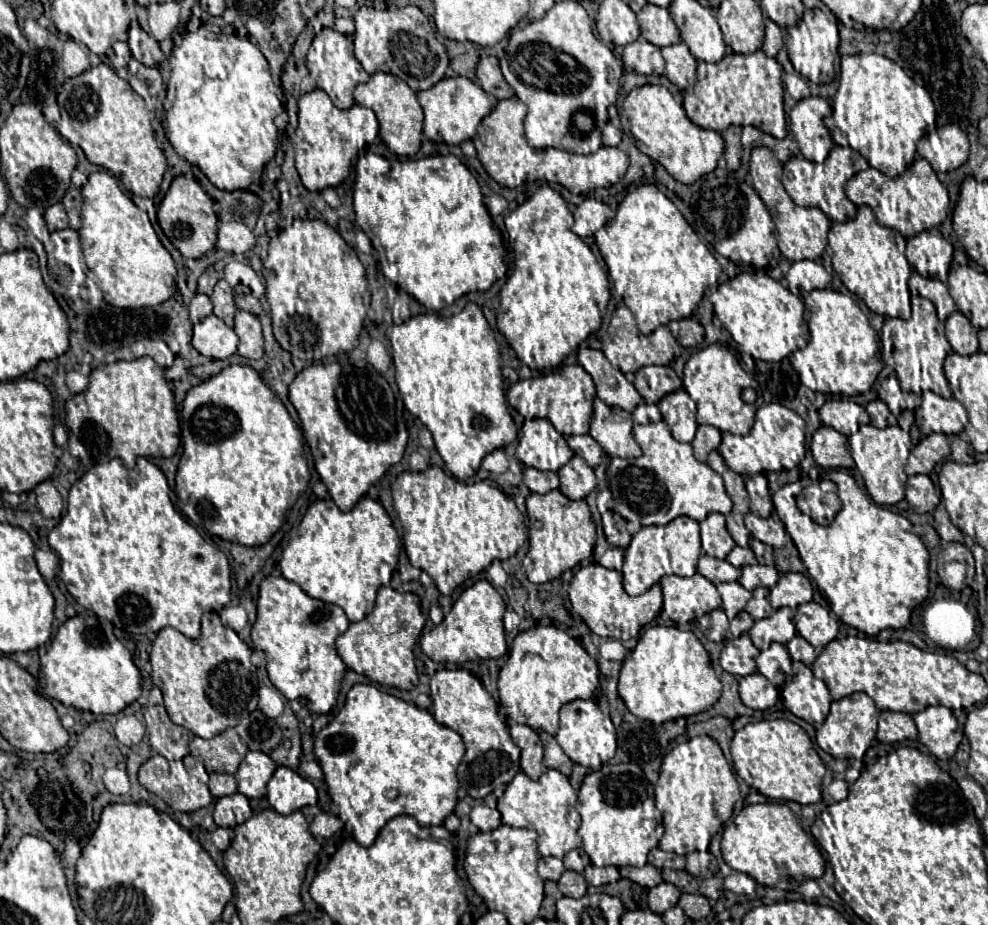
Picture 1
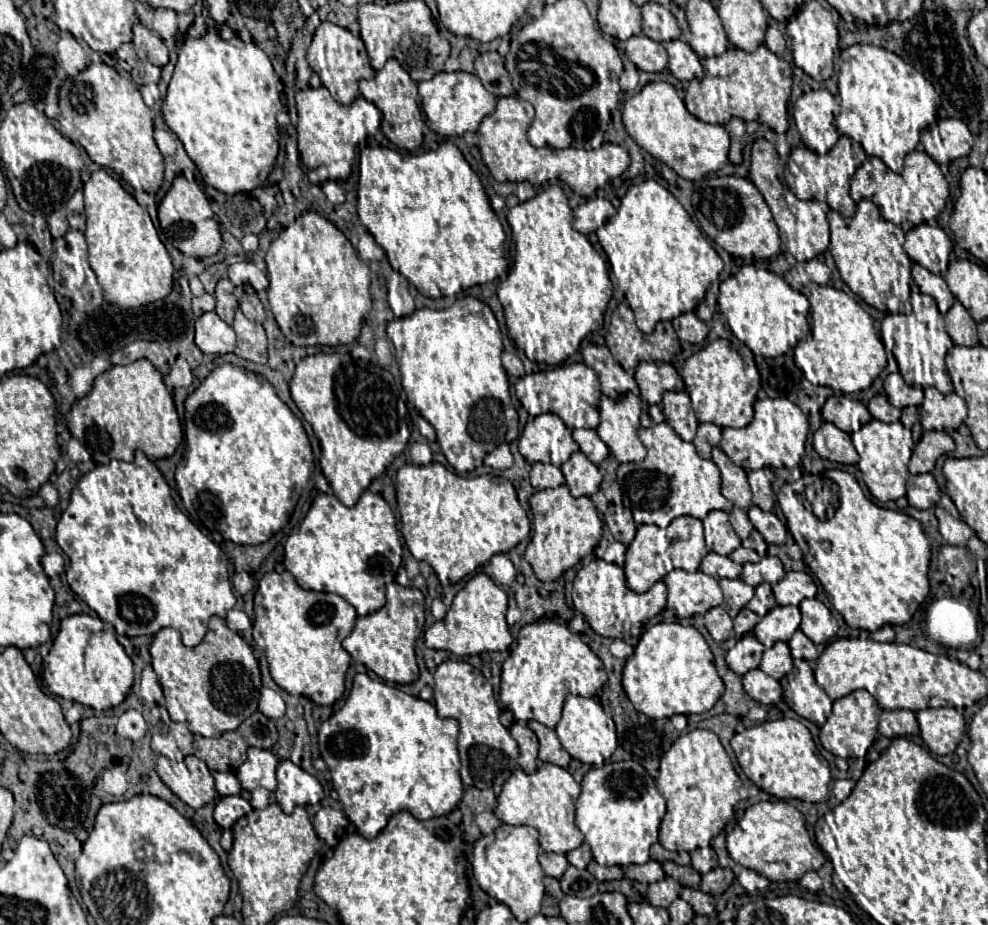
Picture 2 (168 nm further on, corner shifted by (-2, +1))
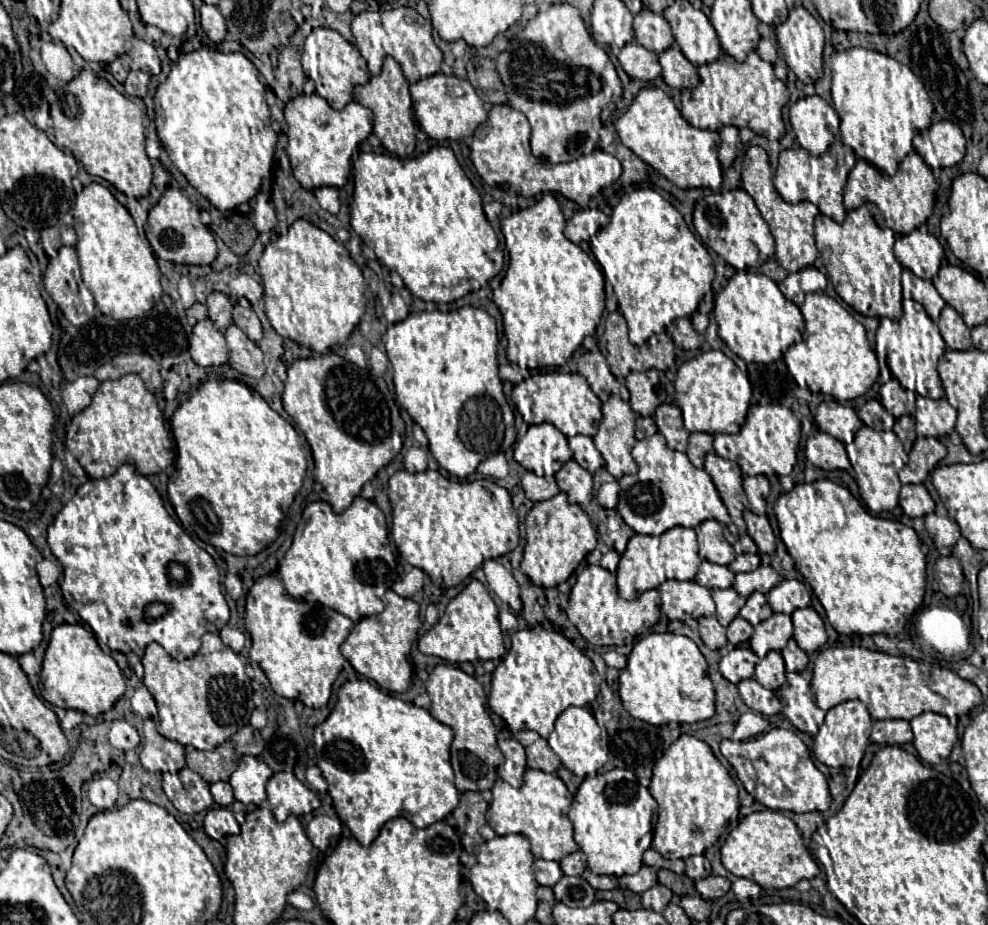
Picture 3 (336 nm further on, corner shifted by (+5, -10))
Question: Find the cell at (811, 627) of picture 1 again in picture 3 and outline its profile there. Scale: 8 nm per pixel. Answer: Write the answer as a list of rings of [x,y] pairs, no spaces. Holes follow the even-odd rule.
[[[811,606],[795,610],[791,614],[791,618],[793,618],[793,626],[795,626],[793,638],[799,642],[801,650],[817,652],[827,642],[827,632],[825,632],[823,620]]]

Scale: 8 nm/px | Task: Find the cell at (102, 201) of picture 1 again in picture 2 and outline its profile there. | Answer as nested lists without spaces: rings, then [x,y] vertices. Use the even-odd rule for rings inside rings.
[[[104,169],[90,175],[88,183],[84,185],[84,199],[84,237],[88,241],[86,261],[98,287],[94,293],[102,293],[102,304],[108,301],[120,307],[142,307],[164,299],[172,291],[174,269],[148,211],[140,207],[136,199],[122,189],[120,181]]]

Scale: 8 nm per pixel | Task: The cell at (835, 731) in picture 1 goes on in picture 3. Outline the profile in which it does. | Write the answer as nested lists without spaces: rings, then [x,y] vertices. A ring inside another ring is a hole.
[[[847,700],[835,708],[831,708],[825,716],[823,726],[819,728],[817,736],[815,736],[815,744],[813,744],[813,754],[819,762],[823,762],[825,766],[833,766],[833,768],[857,768],[863,752],[869,744],[869,736],[871,736],[871,716],[867,706],[861,700]]]

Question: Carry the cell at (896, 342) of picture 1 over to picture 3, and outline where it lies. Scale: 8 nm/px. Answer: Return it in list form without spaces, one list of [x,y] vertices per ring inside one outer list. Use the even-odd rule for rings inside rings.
[[[912,299],[903,300],[903,316],[899,320],[881,318],[875,335],[874,350],[879,364],[880,384],[896,378],[903,388],[921,396],[943,396],[941,380],[937,374],[937,362],[945,352],[945,342],[939,334],[939,328],[931,322],[931,318],[927,318],[927,312],[921,304]]]

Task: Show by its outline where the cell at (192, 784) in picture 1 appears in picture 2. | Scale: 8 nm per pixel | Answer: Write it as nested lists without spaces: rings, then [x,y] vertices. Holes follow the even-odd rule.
[[[194,755],[184,761],[170,760],[160,756],[156,761],[156,773],[160,779],[190,807],[198,809],[216,799],[214,779],[206,764]],[[190,763],[196,763],[194,771]]]

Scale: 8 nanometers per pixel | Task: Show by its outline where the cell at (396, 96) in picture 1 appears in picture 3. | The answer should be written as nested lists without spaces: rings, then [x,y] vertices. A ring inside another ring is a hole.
[[[387,56],[379,76],[371,76],[365,84],[355,86],[355,100],[373,112],[373,134],[395,156],[411,156],[415,150],[417,124],[413,118],[413,102],[409,96],[409,82],[401,72],[401,66]]]

